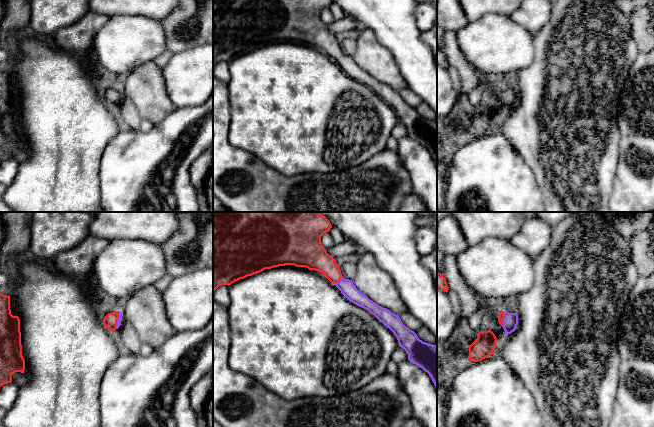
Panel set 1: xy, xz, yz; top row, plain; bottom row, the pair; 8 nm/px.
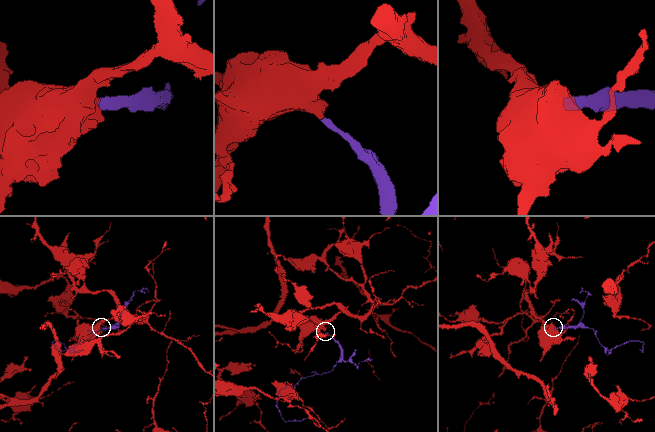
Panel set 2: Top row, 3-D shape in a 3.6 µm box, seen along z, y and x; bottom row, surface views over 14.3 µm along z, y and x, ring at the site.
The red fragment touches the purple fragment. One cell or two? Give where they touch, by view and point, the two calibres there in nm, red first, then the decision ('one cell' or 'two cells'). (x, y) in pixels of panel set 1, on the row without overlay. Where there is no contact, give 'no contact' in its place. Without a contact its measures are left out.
contact xy (117, 95); calibres 110 and 30 nm; one cell

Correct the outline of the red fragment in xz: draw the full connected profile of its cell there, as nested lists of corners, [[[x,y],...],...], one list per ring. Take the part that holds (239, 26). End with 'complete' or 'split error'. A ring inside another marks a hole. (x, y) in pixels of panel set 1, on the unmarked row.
[[[213,0],[213,69],[221,61],[231,61],[235,57],[260,49],[265,45],[294,41],[321,48],[352,79],[368,86],[396,112],[399,122],[408,130],[408,136],[422,144],[431,153],[437,165],[437,122],[420,116],[417,110],[406,103],[398,91],[370,76],[359,67],[352,56],[342,52],[336,35],[331,33],[321,19],[321,12],[329,8],[331,0]]]; split error

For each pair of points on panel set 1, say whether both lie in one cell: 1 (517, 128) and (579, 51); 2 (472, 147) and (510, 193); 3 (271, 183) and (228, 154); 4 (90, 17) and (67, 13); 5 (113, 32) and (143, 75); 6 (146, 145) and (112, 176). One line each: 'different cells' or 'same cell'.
1: same cell
2: same cell
3: same cell
4: different cells
5: different cells
6: same cell

